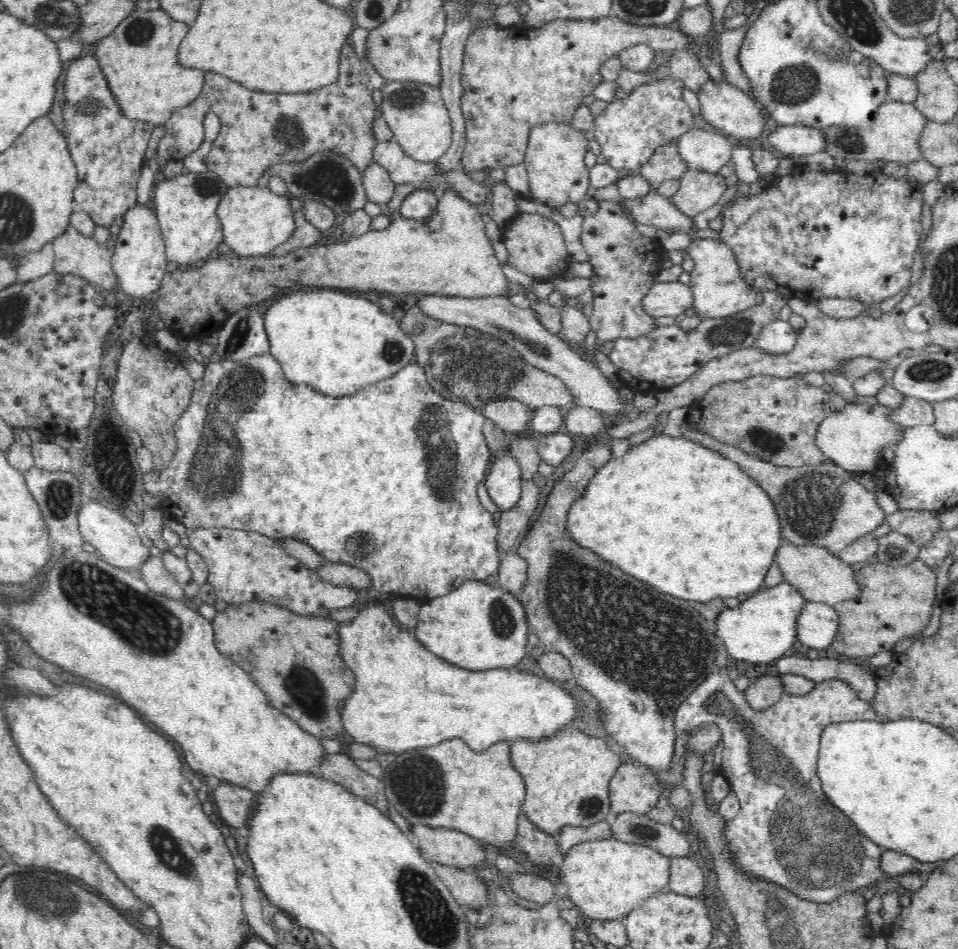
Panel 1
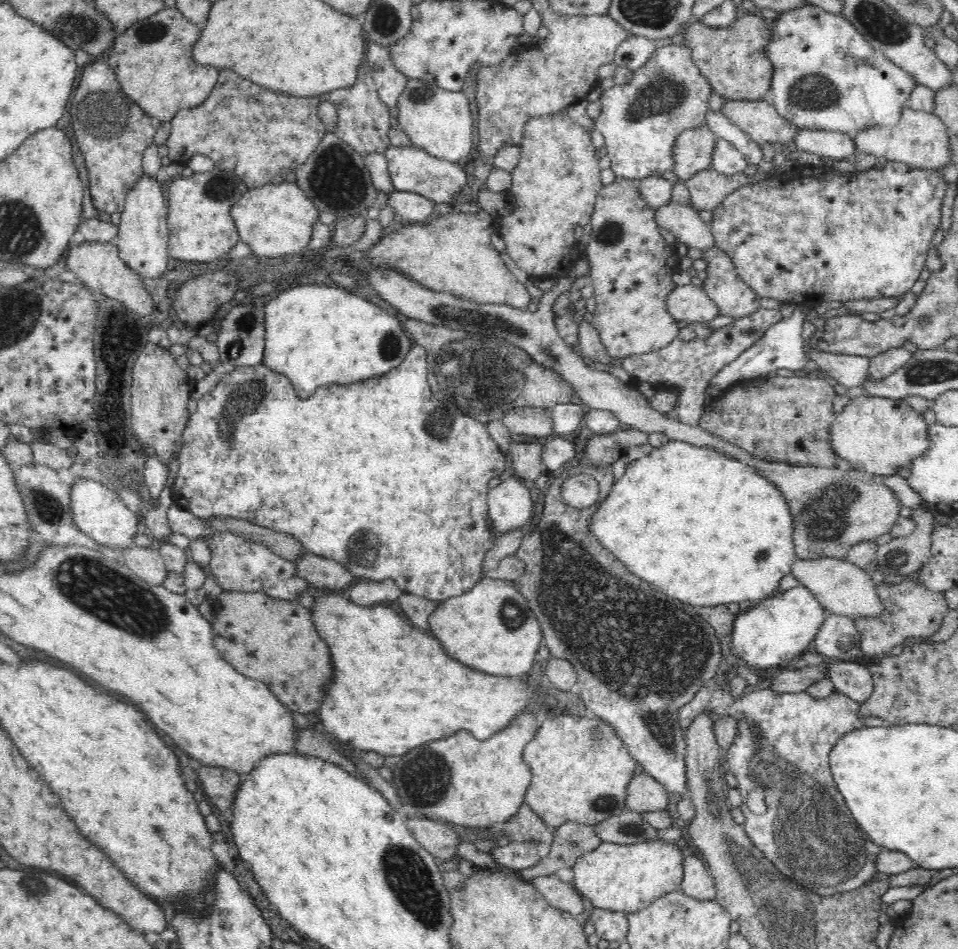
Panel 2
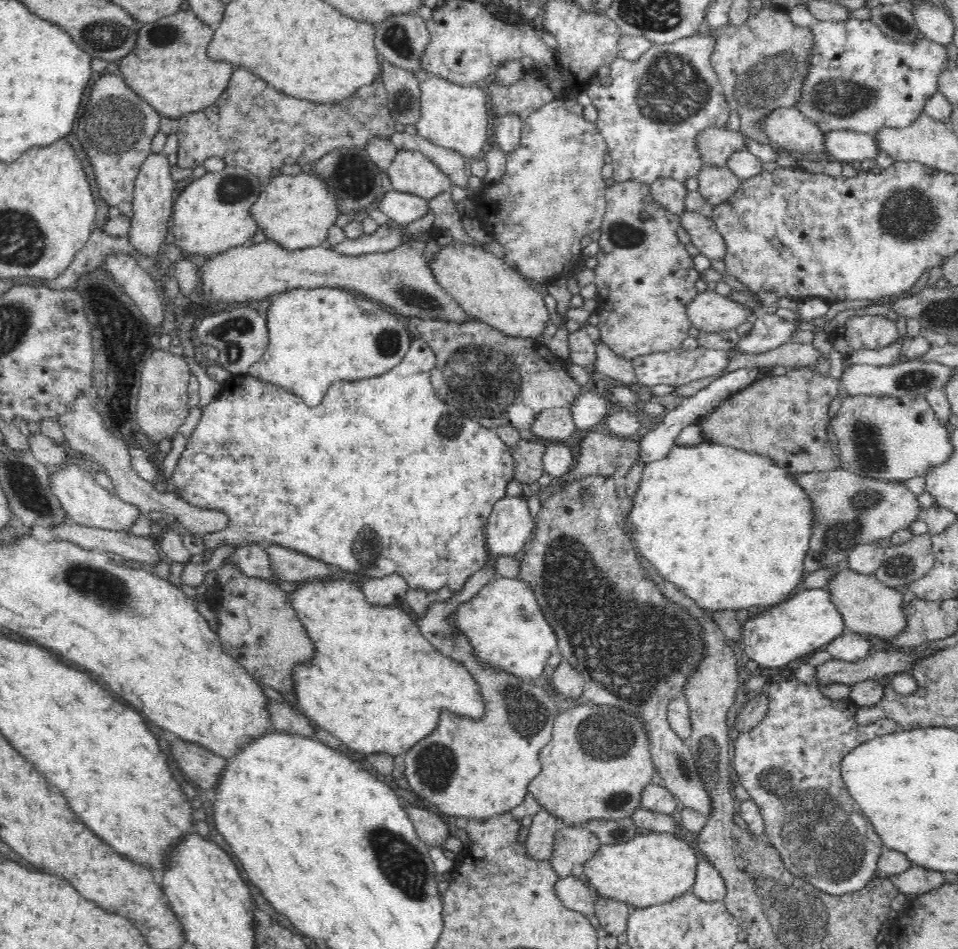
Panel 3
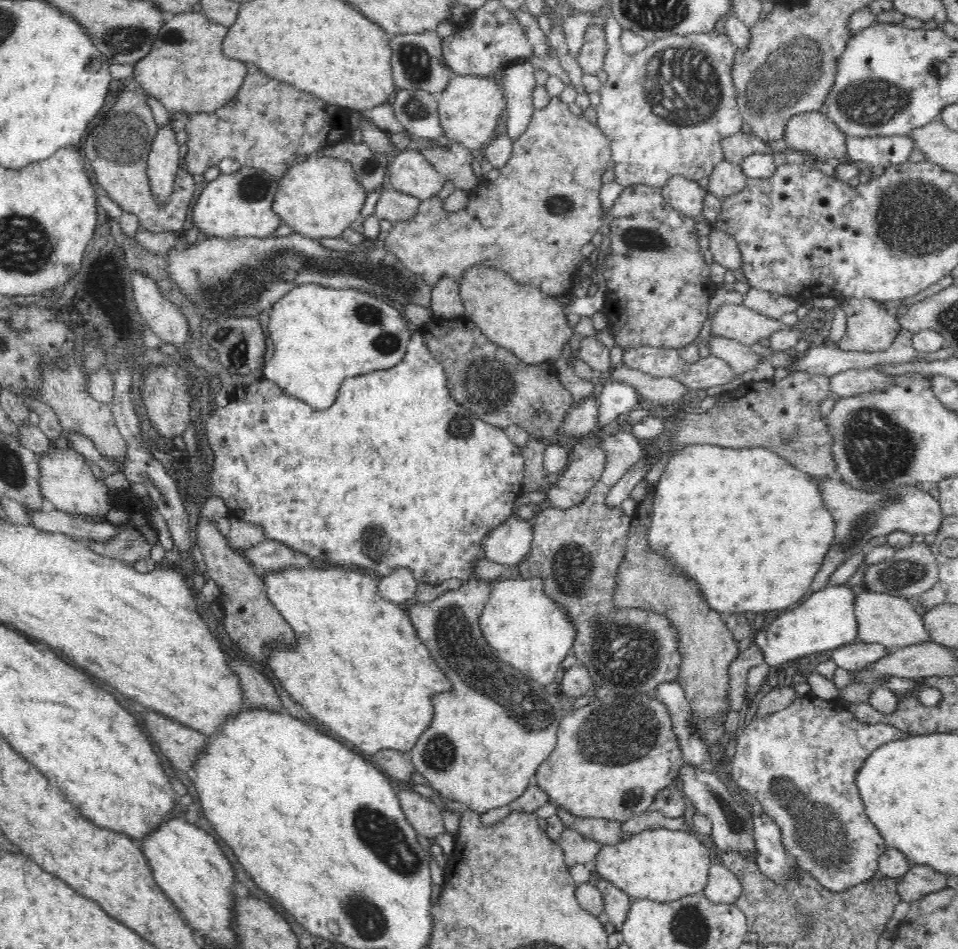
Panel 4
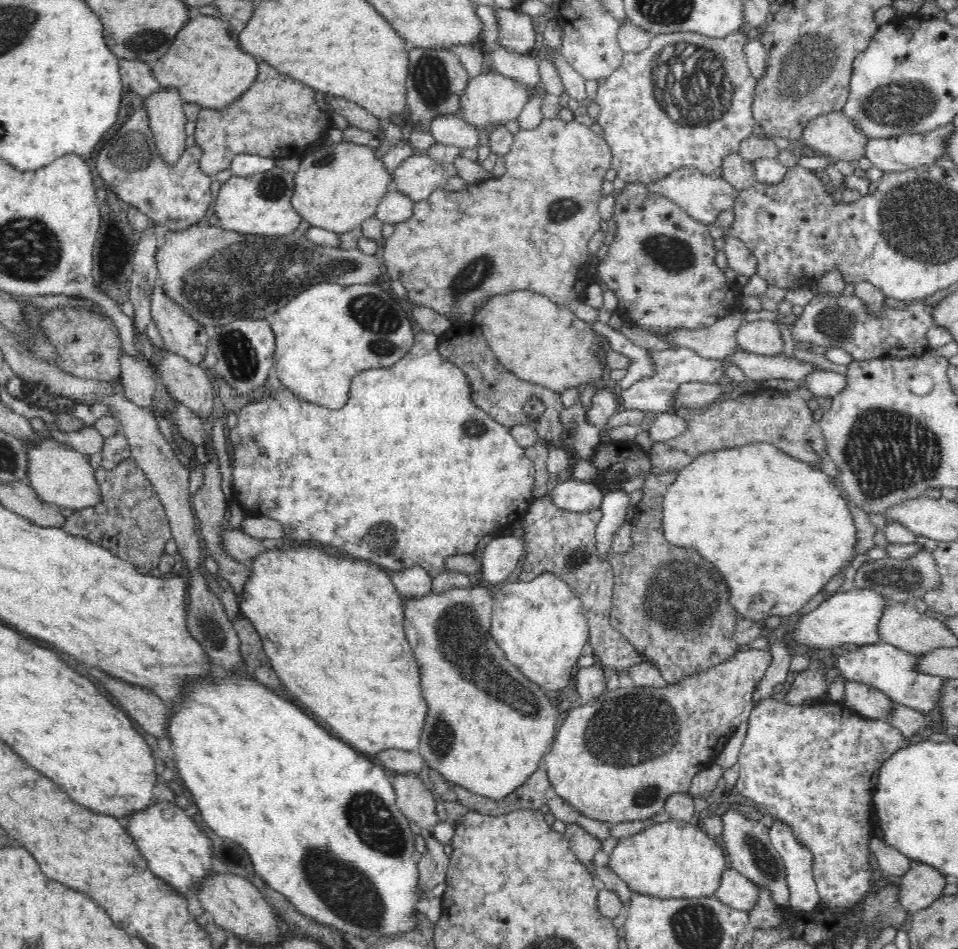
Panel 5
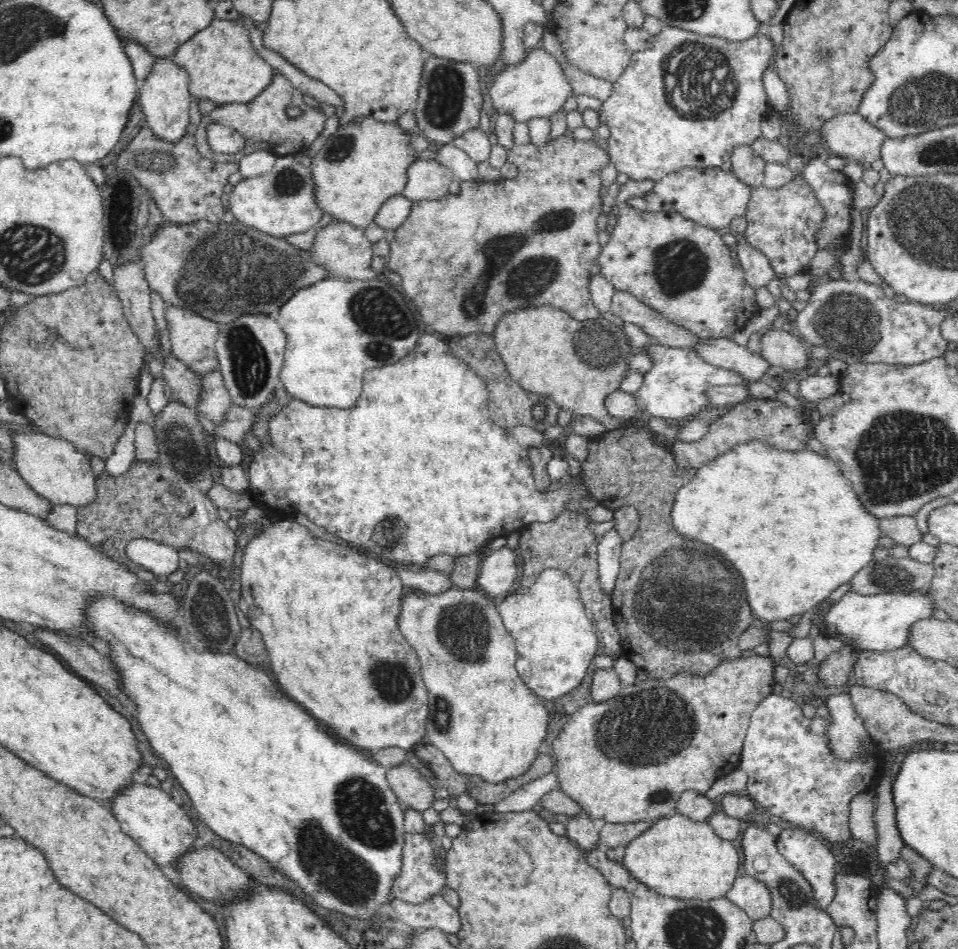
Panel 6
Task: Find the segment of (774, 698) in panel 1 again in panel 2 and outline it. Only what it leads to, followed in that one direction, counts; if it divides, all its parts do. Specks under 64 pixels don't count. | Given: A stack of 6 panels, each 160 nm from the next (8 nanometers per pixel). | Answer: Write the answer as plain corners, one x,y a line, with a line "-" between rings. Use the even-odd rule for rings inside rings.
826,662
818,665
806,665
801,669
793,671
782,670
778,672
777,676
770,682
768,688
776,693
800,693
806,691
808,686
812,686
818,680
828,679
826,675

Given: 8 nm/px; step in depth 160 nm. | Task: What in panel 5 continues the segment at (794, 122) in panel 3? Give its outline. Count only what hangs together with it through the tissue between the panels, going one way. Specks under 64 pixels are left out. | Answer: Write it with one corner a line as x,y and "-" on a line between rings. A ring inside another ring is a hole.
842,111
818,115
803,126
800,142
838,161
856,163
870,139
843,116

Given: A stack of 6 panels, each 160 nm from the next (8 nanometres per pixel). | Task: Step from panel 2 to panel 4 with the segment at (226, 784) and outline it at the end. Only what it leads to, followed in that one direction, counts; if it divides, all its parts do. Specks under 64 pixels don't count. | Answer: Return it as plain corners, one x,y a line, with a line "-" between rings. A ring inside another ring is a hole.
152,710
144,712
140,720
152,734
152,740
176,768
184,772
193,768
195,756
203,751
207,743
206,736
178,724
178,721
167,720

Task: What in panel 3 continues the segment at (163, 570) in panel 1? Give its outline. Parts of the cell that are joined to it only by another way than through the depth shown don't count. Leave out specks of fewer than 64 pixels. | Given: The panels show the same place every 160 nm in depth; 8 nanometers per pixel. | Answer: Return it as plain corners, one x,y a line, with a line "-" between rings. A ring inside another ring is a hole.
70,520
54,525
50,531
58,540
71,542
85,549
120,554
123,558
140,562
147,570
161,560
156,545
150,538
137,537
126,531
111,532
106,529
95,529

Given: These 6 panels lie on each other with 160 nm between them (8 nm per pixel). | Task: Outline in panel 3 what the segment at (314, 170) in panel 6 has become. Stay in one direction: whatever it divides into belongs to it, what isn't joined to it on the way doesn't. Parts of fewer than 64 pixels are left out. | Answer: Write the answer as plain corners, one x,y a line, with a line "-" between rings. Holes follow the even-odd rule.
311,170
301,171
295,176
277,173
267,185
263,185
258,198
247,212
257,229
264,232
266,240
278,244
286,252
296,252
324,246
328,228
332,228
340,216
338,208
338,195
322,177

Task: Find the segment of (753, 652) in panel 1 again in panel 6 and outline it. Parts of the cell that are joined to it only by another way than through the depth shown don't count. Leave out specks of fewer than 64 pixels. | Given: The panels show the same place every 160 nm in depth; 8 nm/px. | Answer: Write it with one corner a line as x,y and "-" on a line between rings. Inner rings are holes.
849,591
832,605
824,618
826,632
839,637
860,650
889,651
907,645
907,630
916,620
932,617
936,605
932,605
925,591
908,593
884,593
864,596

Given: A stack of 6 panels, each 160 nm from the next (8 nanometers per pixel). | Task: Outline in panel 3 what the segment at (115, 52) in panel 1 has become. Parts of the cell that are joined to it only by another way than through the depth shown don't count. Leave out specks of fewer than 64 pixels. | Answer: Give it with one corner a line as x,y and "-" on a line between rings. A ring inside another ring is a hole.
180,10
176,12
176,14
166,15
159,18
156,22
146,22
146,24
142,25
136,32
134,47
131,48
130,54
126,54
119,59
120,65
118,70
121,71
122,77
125,80
125,83
129,86
130,90
132,90
132,92
139,97
142,97
144,101
152,106
152,108
154,108
154,110
156,110
156,112
163,117
166,116
168,118
176,119
182,114
190,112
196,113
198,110
204,110
223,93
222,90
226,90
226,82
230,82
230,70
232,70
232,66
230,66
228,62
216,62
206,54
206,48
208,44
210,44
210,40
212,39
214,32
215,28
200,21
192,10

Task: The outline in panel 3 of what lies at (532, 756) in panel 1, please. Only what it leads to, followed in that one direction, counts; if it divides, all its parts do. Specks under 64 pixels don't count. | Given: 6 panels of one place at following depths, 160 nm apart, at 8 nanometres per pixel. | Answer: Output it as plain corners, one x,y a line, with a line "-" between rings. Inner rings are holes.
582,702
582,706
572,706
572,708
566,708
564,711
558,714
554,718
554,724
551,730
550,742
546,743
546,746
542,747
542,750
538,752
538,761
541,764
541,771
533,778
528,786
528,792
534,797
534,800
538,801
538,804
542,805
542,808
547,813
554,814
559,819
560,825
565,827
576,827
582,825
588,821
618,821
624,818
629,818
638,808
640,808
640,800
642,800
642,790
652,782
652,776
654,776
655,768
654,764
651,764
650,753
647,752
649,744
647,744
647,738
645,736
645,730
643,726
635,716
626,716
626,713
619,712
616,708
611,708
610,705
596,705
589,706

